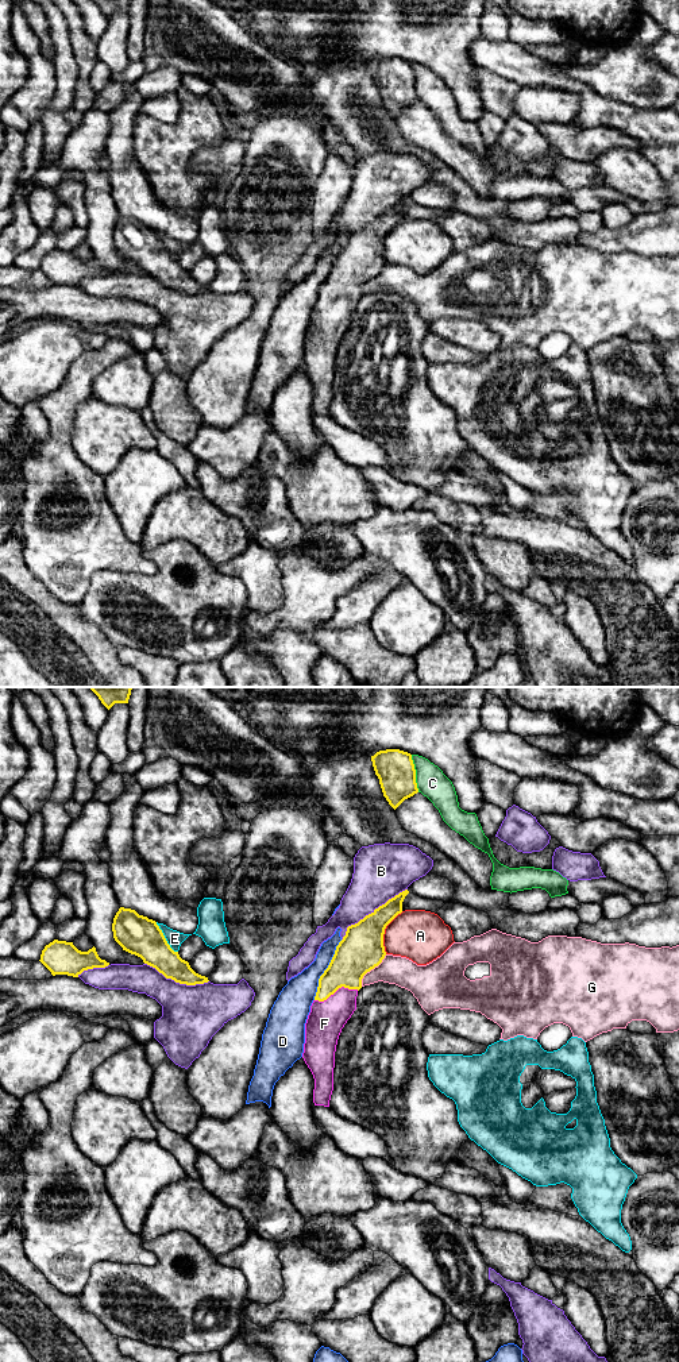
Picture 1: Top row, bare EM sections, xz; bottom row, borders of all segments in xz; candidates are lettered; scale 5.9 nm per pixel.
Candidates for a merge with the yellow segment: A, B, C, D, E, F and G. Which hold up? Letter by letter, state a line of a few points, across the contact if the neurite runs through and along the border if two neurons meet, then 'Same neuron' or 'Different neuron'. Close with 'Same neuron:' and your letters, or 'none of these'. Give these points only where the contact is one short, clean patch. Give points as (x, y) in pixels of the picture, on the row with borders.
A: Different neuron
B: Different neuron
C: Different neuron
D: Different neuron
E: Different neuron
F: Same neuron
G: Different neuron
Same neuron: F

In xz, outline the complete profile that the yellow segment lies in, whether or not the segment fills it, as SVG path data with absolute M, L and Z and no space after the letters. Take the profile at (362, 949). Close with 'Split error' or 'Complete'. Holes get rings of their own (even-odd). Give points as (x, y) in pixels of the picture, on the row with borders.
M408 890L389 899L358 923L347 927L335 954L319 979L305 1023L302 1058L315 1079L315 1106L329 1107L333 1091L335 1052L342 1029L356 1010L363 976L386 956L386 926L402 912Z. Split error

